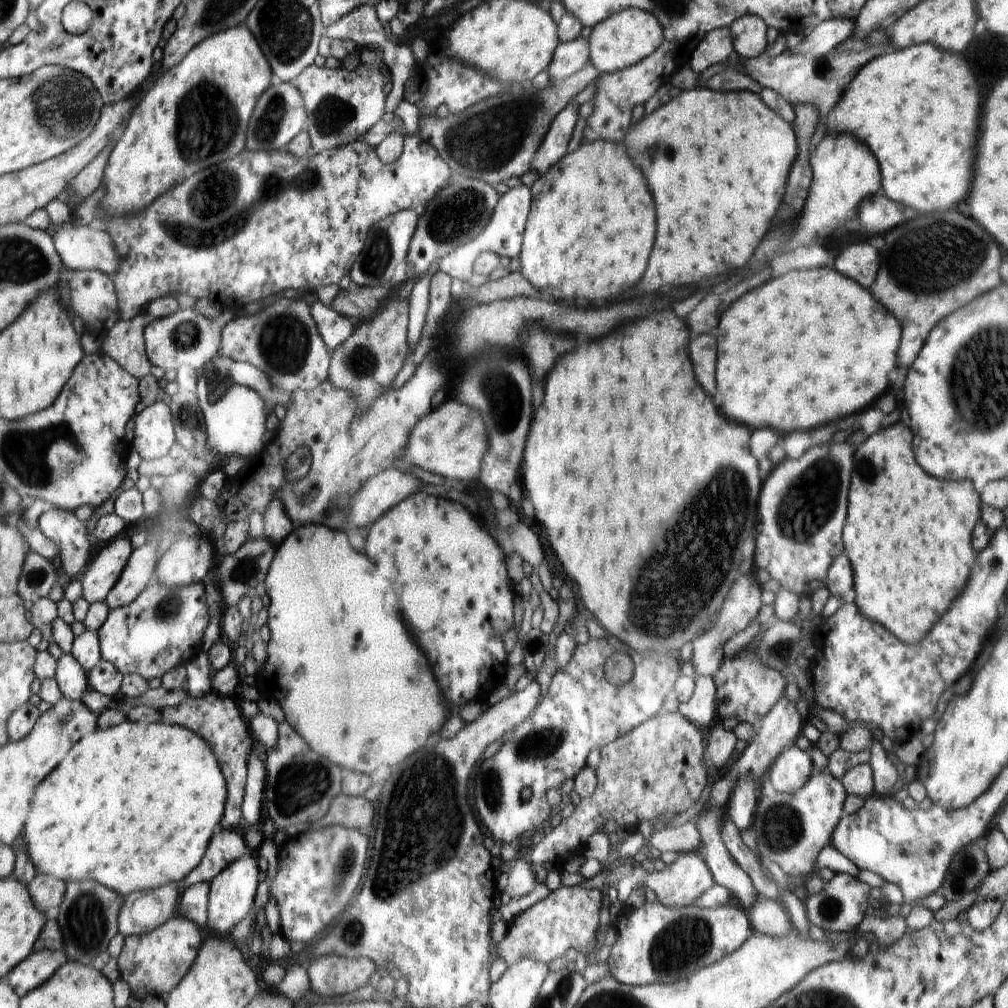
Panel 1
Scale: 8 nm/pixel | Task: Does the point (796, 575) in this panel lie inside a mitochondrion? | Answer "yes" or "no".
no

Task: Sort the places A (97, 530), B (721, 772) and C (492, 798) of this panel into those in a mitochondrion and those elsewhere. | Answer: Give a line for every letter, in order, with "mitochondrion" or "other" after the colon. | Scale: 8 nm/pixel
A: other
B: other
C: mitochondrion

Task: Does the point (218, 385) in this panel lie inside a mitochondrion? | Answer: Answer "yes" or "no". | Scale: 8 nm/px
yes

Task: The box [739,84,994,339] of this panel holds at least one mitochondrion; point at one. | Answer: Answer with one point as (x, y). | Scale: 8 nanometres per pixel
(946, 256)

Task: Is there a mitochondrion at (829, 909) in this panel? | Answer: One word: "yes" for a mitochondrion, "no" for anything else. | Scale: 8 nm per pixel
yes

